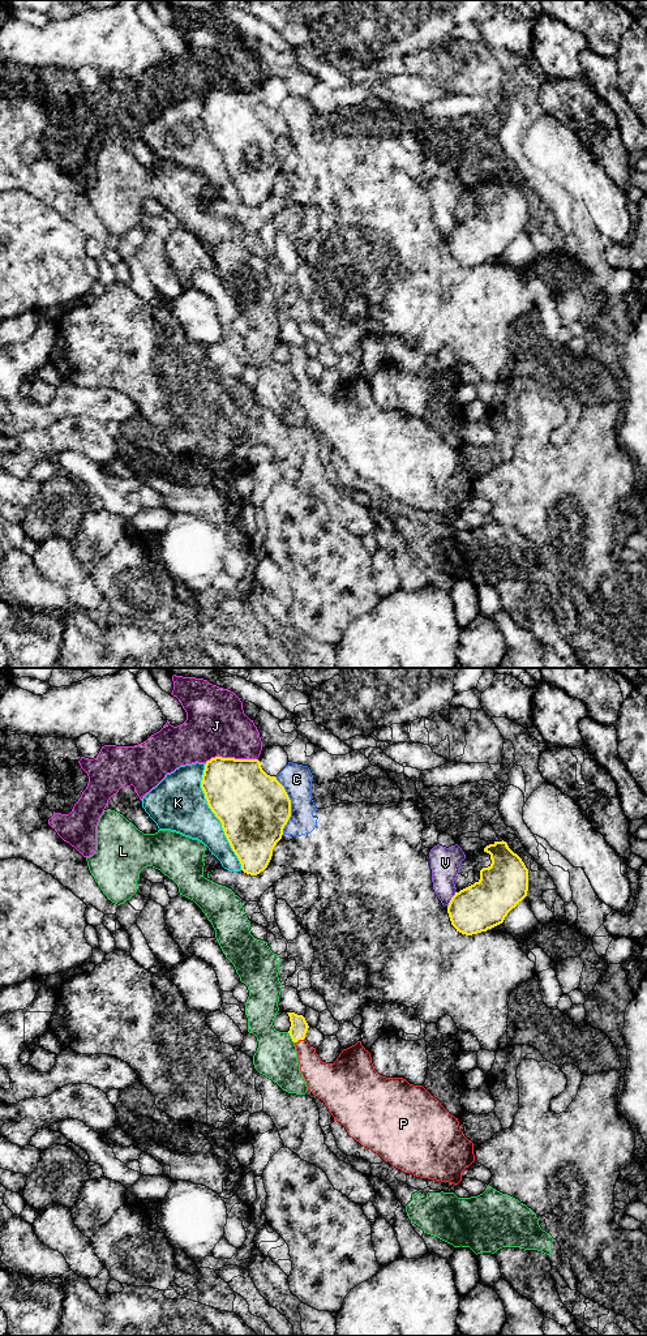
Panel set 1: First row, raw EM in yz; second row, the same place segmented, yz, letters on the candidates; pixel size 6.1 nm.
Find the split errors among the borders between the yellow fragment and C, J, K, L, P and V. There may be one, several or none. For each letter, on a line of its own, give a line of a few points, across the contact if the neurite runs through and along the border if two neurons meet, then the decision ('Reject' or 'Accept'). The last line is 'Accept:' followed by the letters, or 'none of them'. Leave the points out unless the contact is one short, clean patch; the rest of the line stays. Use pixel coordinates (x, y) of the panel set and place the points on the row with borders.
C: Reject
J: Reject
K: Reject
L: Reject
P: Line: yz (299, 1026), (299, 1039), (311, 1066), (317, 1074). Accept
V: Reject
Accept: P

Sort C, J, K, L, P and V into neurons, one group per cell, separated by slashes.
C L / J / K V / P

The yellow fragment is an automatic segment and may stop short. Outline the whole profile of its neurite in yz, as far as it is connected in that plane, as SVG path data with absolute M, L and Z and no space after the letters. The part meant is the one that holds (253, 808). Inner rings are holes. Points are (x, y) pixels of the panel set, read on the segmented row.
M215 757L205 765L201 788L209 808L222 823L241 870L250 875L263 872L291 817L291 800L284 787L262 770L258 759Z

